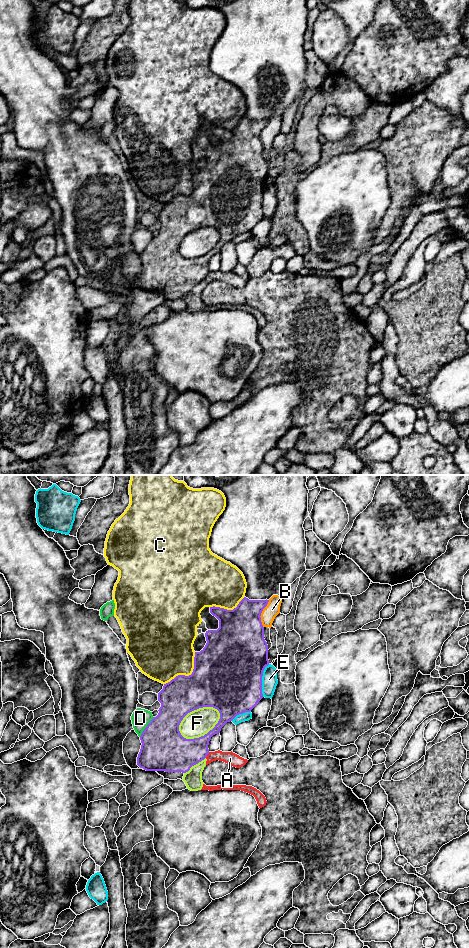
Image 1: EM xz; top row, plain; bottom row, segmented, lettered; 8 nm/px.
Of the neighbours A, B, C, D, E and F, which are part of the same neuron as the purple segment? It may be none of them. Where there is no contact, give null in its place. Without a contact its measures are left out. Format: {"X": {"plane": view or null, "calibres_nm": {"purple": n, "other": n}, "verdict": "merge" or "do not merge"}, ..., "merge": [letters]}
{"A": {"plane": "xz", "calibres_nm": {"purple": 280, "other": 100}, "verdict": "do not merge"}, "B": {"plane": "xz", "calibres_nm": {"purple": 380, "other": 120}, "verdict": "do not merge"}, "C": {"plane": "xz", "calibres_nm": {"purple": 460, "other": 400}, "verdict": "do not merge"}, "D": {"plane": "xz", "calibres_nm": {"purple": 360, "other": 150}, "verdict": "do not merge"}, "E": {"plane": "xz", "calibres_nm": {"purple": 500, "other": 130}, "verdict": "do not merge"}, "F": {"plane": "xz", "calibres_nm": {"purple": 380, "other": 220}, "verdict": "do not merge"}, "merge": []}

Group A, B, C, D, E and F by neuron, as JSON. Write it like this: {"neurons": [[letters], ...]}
{"neurons": [["A", "F"], ["B"], ["C"], ["D"], ["E"]]}

